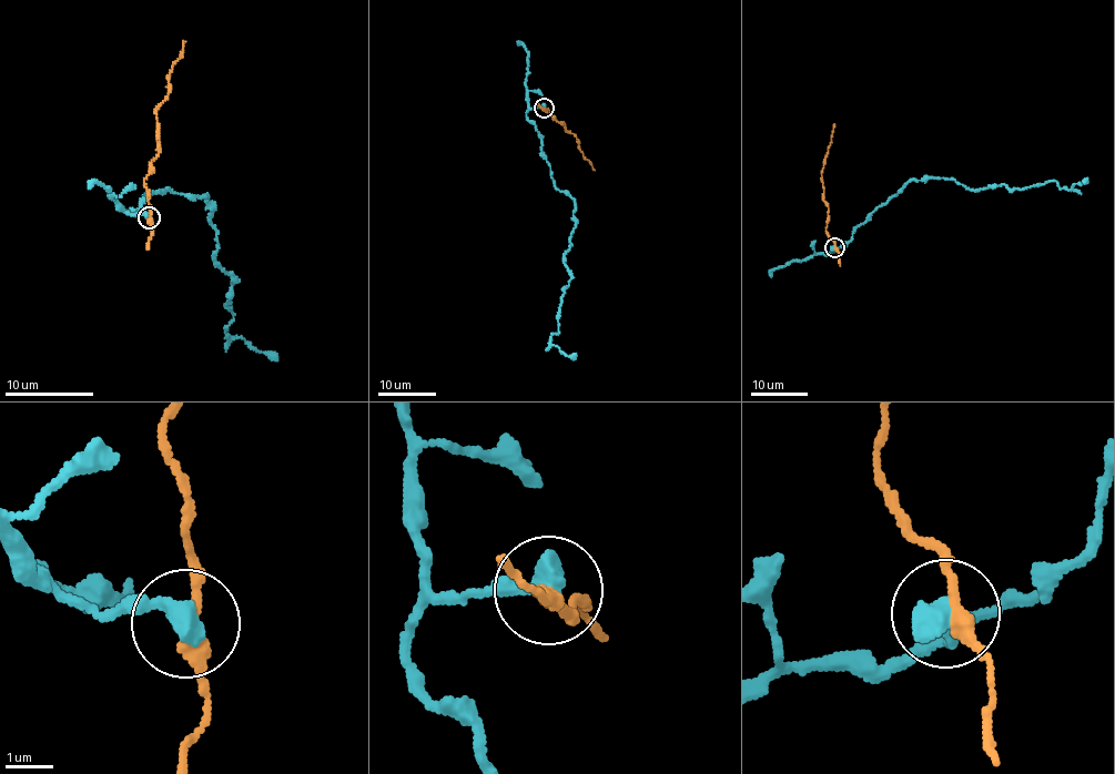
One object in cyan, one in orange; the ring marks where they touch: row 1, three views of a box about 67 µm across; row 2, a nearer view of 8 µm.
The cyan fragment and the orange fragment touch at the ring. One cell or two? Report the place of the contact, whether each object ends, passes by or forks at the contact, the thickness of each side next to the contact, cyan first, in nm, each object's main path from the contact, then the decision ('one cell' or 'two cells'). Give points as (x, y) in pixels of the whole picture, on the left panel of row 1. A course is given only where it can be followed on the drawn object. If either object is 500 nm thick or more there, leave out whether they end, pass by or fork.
place (149, 217); calibres 600 and 280 nm; course cyan (149, 217), (119, 206), (135, 212), (166, 191), (205, 196), (216, 262), (235, 281), (229, 338), (277, 360); course orange (149, 219), (143, 182), (149, 162), (156, 156), (156, 107), (168, 95), (169, 72), (185, 41); two cells

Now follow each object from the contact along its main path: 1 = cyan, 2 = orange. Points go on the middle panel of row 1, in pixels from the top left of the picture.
1: (544, 108), (526, 114), (553, 183), (570, 197), (576, 225), (565, 257), (571, 279), (550, 343), (576, 355)
2: (544, 109), (576, 136), (595, 170)

